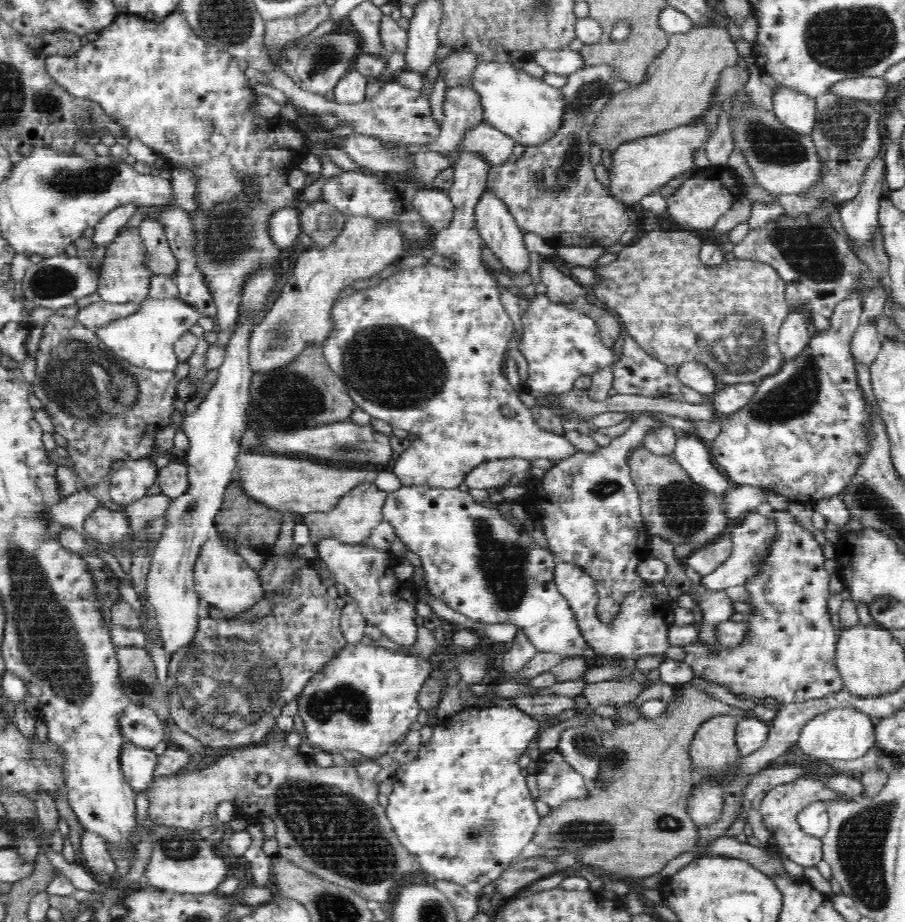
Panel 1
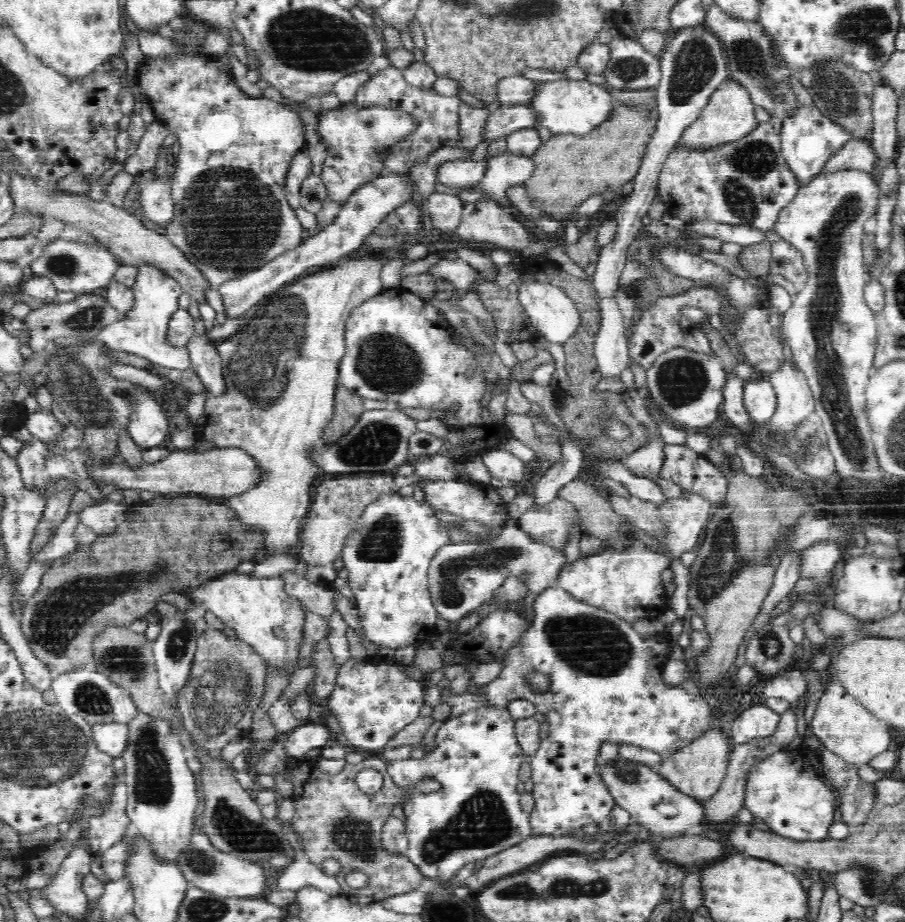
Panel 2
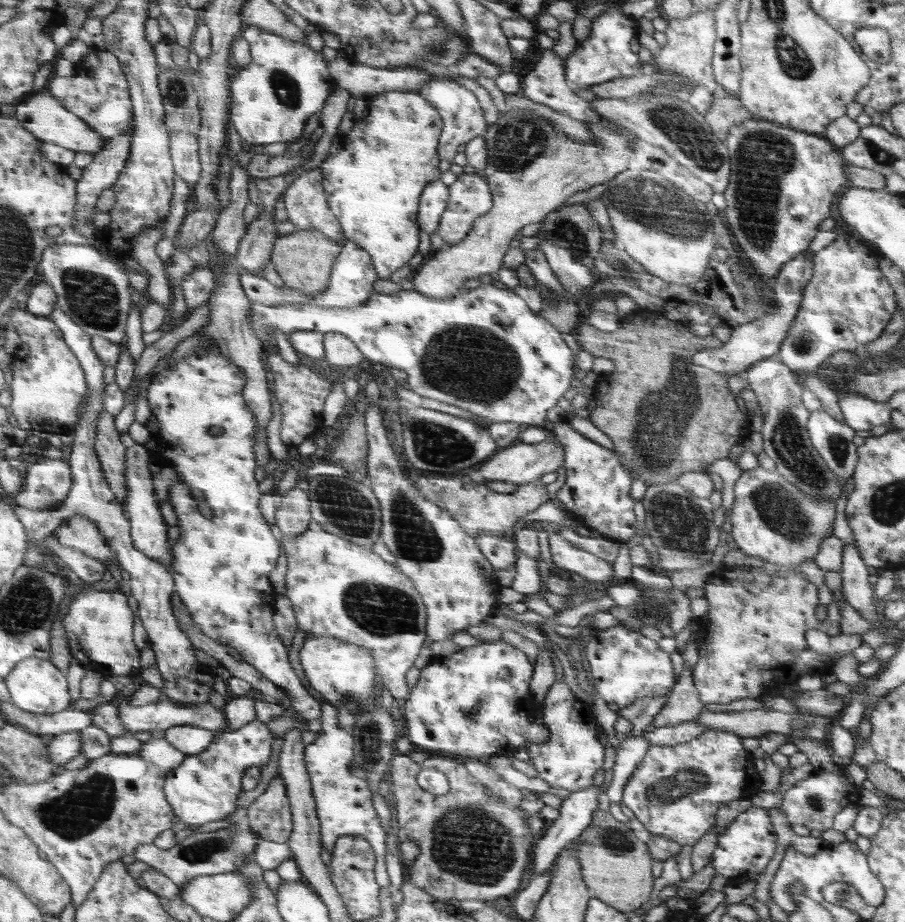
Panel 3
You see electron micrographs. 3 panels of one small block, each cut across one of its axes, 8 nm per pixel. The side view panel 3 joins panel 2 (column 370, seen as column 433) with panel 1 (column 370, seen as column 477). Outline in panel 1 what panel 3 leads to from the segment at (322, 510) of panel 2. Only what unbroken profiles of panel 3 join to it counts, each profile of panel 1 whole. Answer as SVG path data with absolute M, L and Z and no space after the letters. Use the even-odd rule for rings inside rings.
M372 480L358 483L352 490L344 493L339 501L328 511L310 511L302 515L302 523L308 527L310 539L314 549L317 551L317 546L320 542L327 539L346 544L358 544L370 538L372 532L383 521L383 506L386 492L380 487L376 487Z

